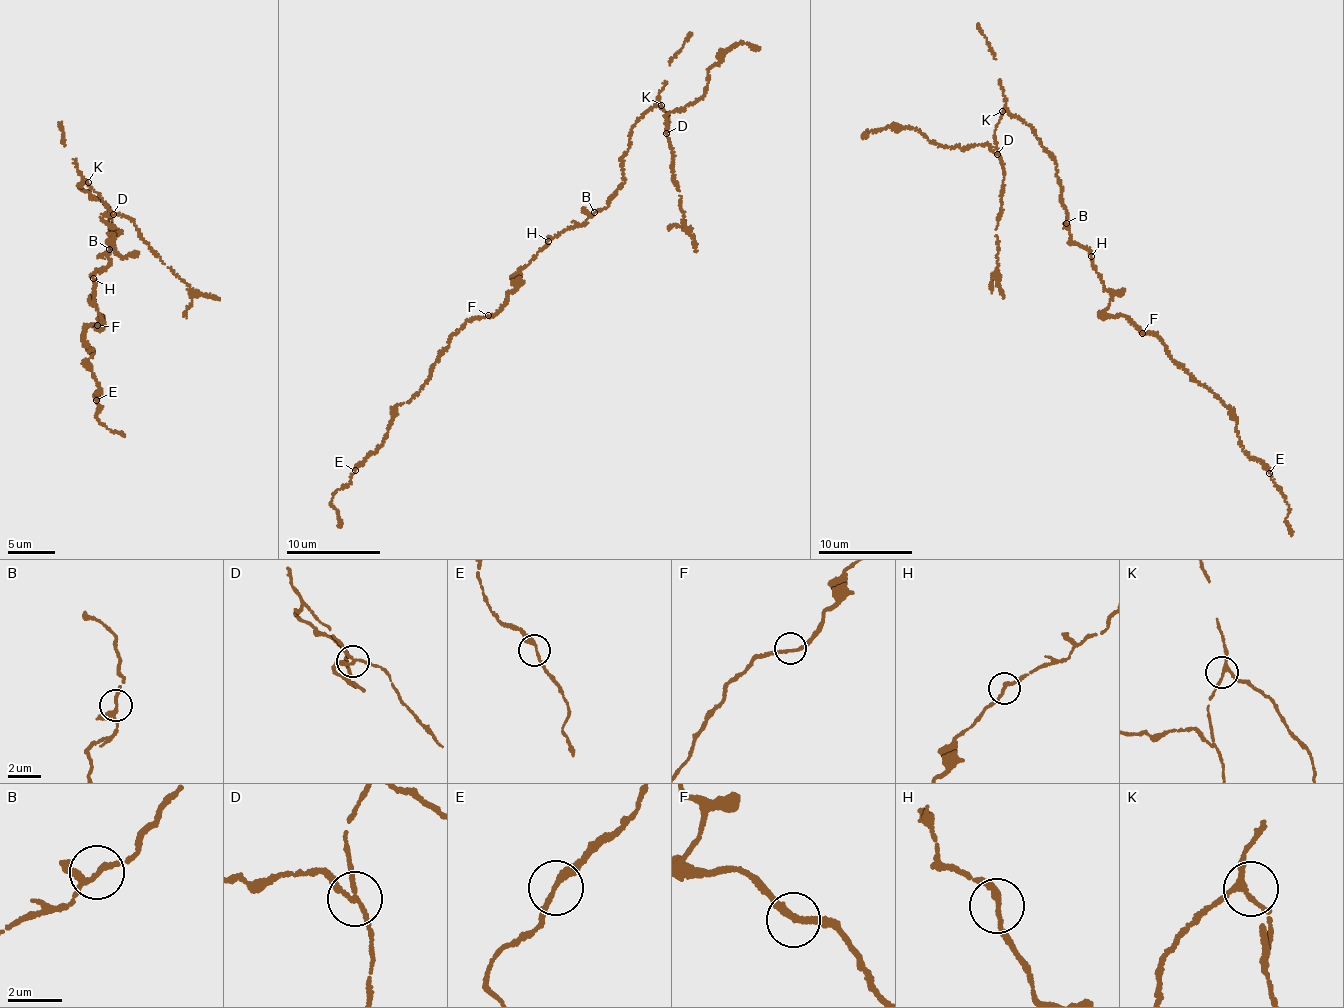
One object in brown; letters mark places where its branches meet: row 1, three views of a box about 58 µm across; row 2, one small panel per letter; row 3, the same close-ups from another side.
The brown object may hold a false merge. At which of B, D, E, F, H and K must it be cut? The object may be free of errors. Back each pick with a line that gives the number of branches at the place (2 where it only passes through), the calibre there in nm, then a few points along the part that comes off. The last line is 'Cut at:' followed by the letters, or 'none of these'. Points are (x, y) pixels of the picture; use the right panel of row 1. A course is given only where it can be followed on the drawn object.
D: branches 3; calibre 150 nm; course (997, 154), (984, 144), (964, 150), (939, 144), (909, 128), (899, 126), (864, 136)
Cut at: D

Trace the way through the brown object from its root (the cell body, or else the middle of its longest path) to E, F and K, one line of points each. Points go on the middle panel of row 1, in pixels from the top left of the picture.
E: (548, 241), (518, 273), (505, 306), (452, 336), (430, 379), (395, 408), (381, 445), (355, 470)
F: (548, 241), (518, 273), (520, 282), (508, 295), (505, 306), (488, 315)
K: (548, 241), (582, 225), (610, 203), (625, 178), (623, 157), (633, 125), (661, 105)

